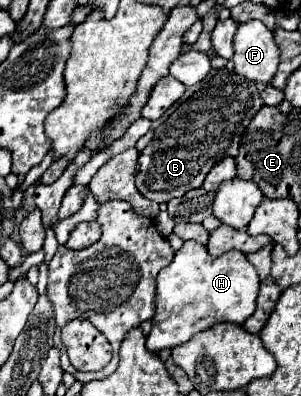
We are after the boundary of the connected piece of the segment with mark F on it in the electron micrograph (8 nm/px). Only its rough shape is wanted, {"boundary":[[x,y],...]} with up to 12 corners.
{"boundary":[[240,23],[234,71],[270,83],[278,69],[274,33]]}

